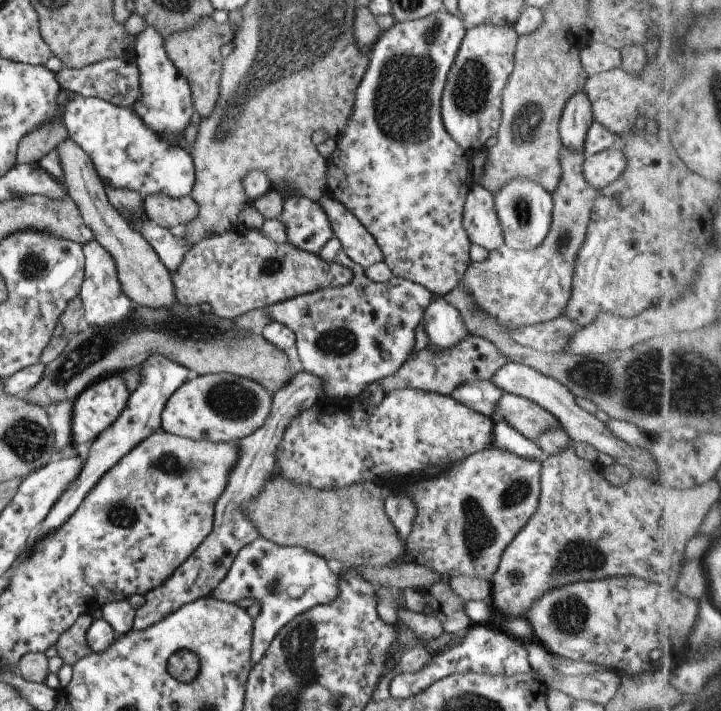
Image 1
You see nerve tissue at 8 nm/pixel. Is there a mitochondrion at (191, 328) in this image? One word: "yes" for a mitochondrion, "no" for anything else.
yes

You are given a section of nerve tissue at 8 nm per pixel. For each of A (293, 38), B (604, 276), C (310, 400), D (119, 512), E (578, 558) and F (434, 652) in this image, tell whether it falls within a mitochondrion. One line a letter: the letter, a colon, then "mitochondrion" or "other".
A: mitochondrion
B: mitochondrion
C: other
D: mitochondrion
E: mitochondrion
F: other

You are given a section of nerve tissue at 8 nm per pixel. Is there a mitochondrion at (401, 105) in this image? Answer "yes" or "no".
yes

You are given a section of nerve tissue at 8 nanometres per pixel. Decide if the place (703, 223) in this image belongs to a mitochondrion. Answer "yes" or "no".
no

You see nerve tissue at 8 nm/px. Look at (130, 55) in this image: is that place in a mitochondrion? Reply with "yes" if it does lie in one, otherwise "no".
no

